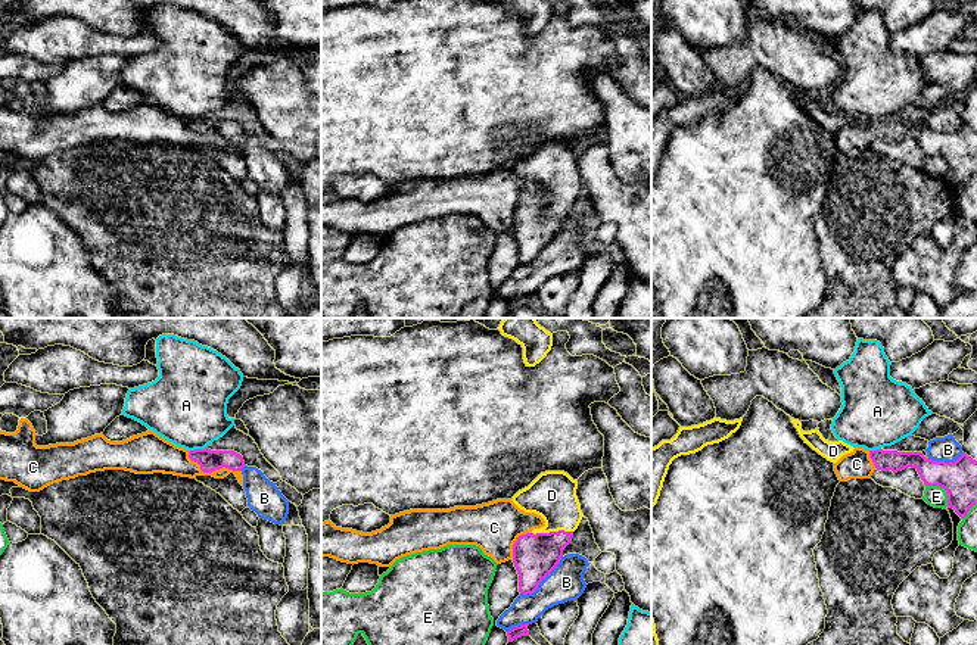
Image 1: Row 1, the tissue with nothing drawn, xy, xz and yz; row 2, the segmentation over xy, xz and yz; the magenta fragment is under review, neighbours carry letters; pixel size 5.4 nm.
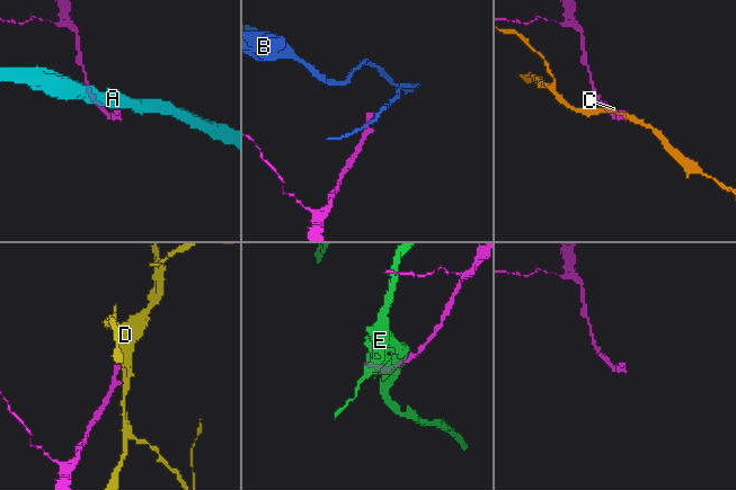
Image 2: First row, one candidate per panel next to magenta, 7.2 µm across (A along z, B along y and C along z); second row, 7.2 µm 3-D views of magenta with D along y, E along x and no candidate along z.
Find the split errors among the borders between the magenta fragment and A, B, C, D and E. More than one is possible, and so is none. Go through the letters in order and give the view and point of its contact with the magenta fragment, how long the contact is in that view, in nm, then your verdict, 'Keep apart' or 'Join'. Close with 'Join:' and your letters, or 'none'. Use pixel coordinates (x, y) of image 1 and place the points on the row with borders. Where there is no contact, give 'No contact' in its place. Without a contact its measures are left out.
A: Touches magenta at xy (198, 449). Shared border 110 nm. Keep apart
B: Touches magenta at xz (541, 580). Shared border 320 nm. Keep apart
C: Touches magenta at xy (211, 471). Shared border 320 nm. Keep apart
D: Touches magenta at xz (551, 532). Shared border 220 nm. Join
E: Touches magenta at yz (943, 488). Shared border 170 nm. Keep apart
Join: D

